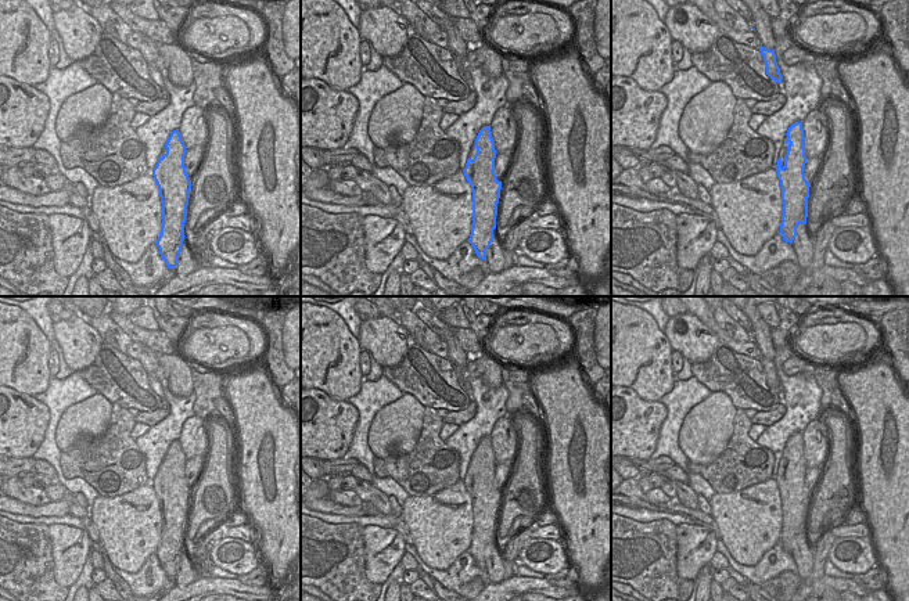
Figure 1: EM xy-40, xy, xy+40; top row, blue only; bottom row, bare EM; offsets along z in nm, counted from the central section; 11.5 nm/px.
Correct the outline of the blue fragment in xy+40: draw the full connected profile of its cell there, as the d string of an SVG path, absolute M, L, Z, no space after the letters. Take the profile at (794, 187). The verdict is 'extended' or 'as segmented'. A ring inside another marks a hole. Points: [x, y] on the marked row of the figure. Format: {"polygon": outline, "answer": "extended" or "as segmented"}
{"polygon": "M802 122L793 123L786 134L788 150L783 159L777 159L776 172L783 201L780 234L786 242L793 244L797 227L806 224L811 184L804 173L806 156Z", "answer": "as segmented"}

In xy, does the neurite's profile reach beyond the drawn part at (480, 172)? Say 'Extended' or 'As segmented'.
As segmented.

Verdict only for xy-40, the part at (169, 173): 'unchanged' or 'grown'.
unchanged

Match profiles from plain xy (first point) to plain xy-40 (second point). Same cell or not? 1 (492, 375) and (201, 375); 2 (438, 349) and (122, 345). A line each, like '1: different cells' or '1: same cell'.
1: different cells
2: different cells

